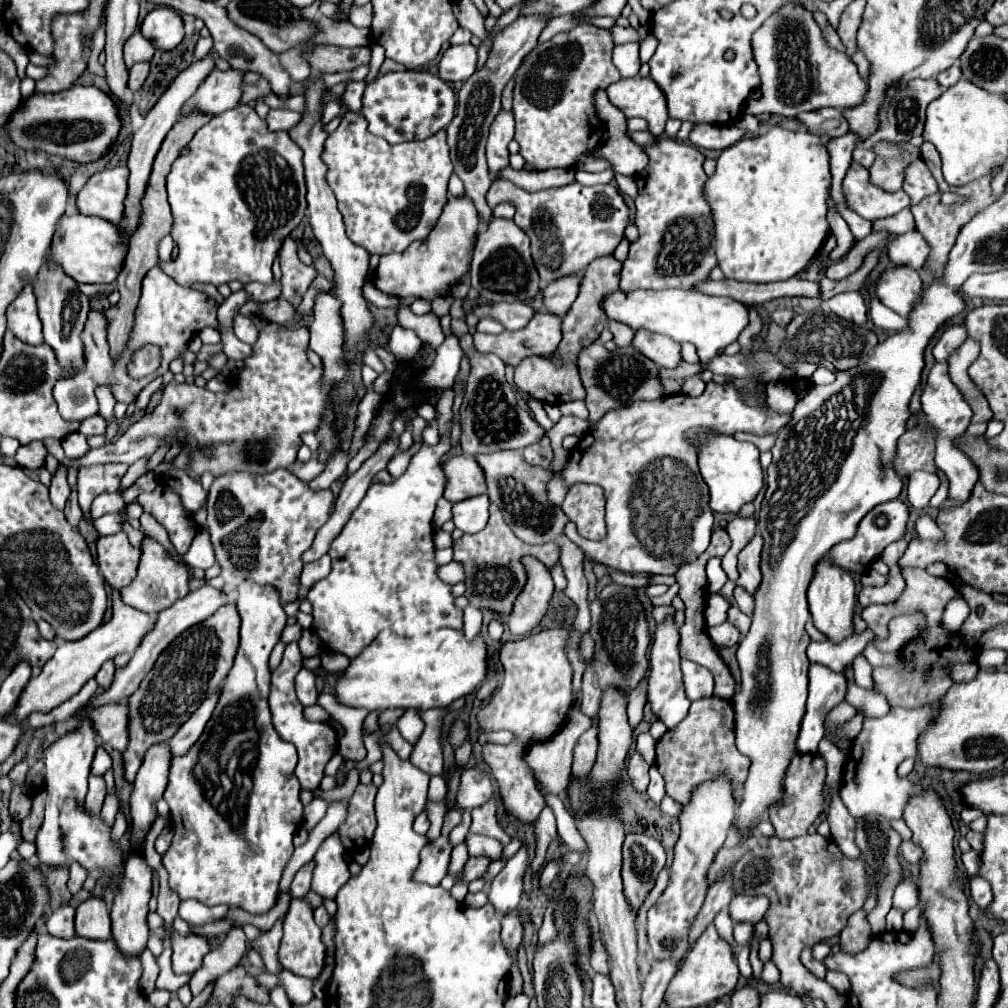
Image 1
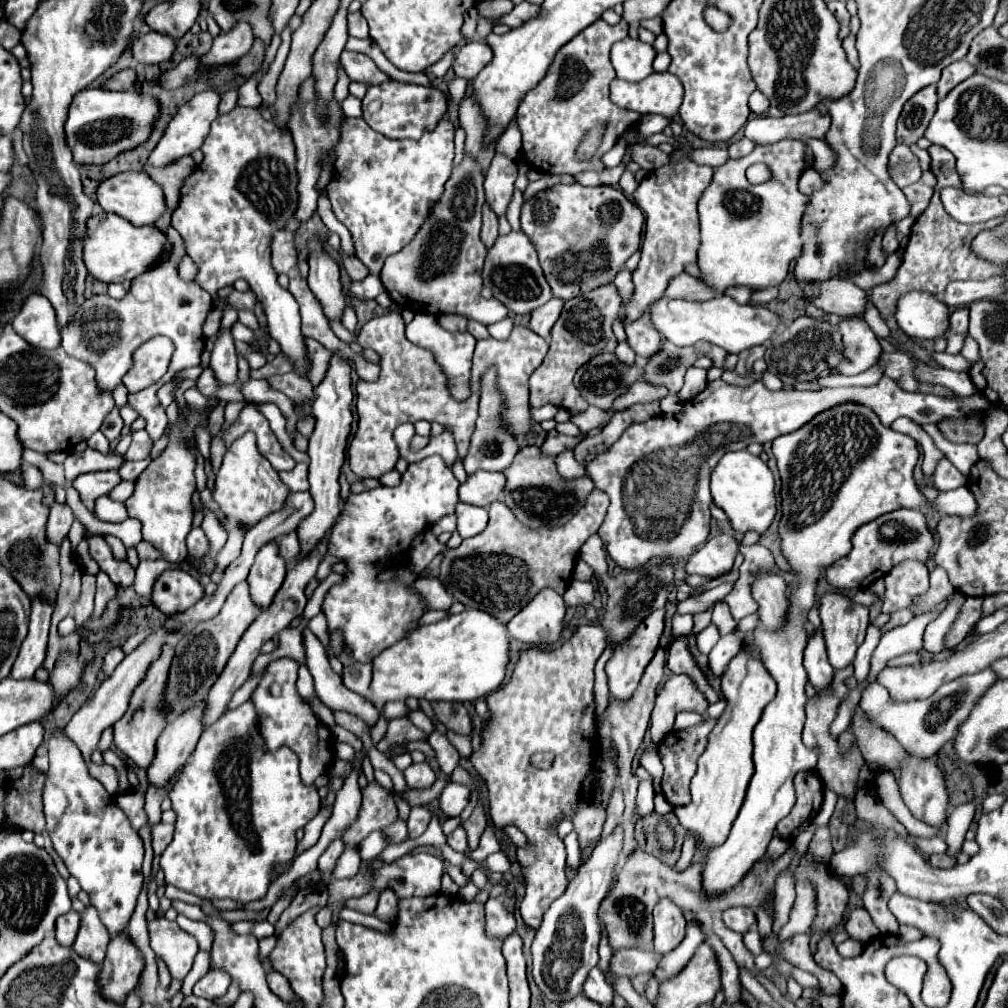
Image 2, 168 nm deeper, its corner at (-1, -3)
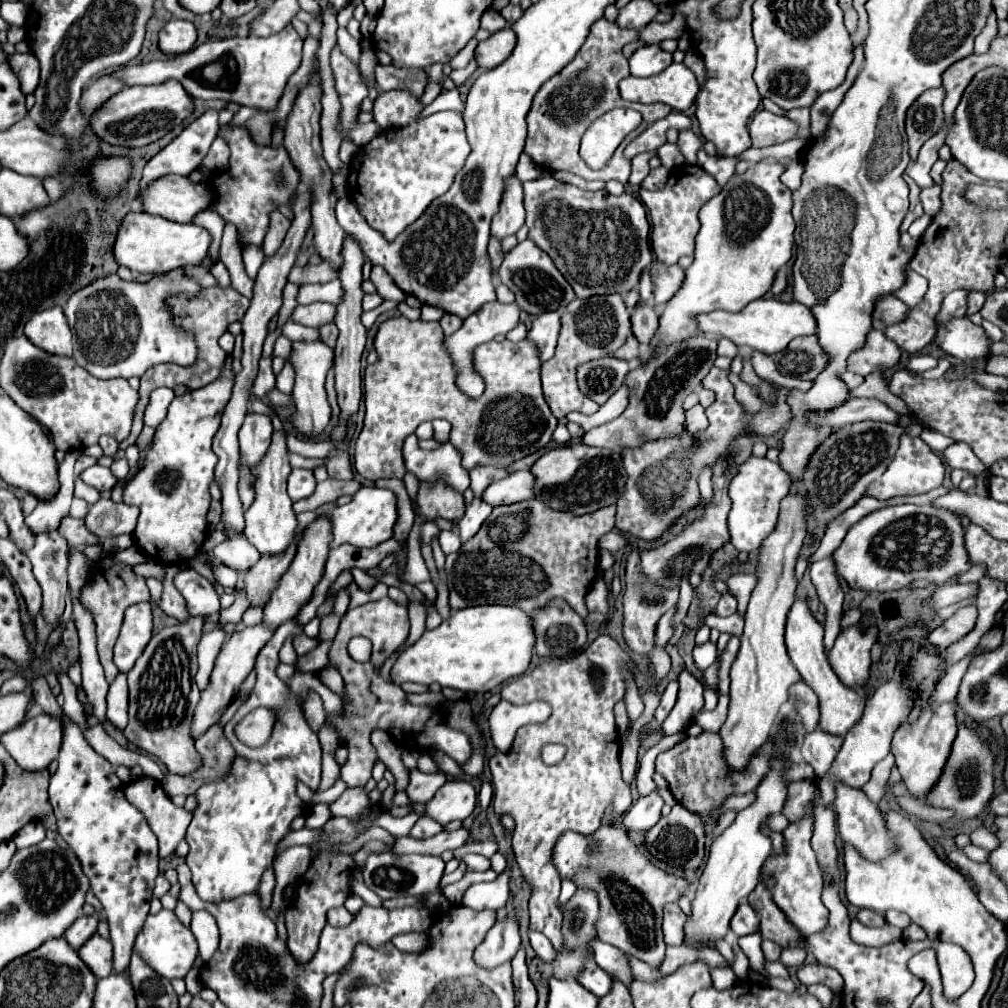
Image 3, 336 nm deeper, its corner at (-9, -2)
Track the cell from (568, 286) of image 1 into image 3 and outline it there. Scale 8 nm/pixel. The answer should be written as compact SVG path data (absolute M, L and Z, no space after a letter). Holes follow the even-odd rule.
M548 311L534 319L528 331L528 339L536 343L542 363L546 363L554 355L558 333L560 333L560 313L558 311Z

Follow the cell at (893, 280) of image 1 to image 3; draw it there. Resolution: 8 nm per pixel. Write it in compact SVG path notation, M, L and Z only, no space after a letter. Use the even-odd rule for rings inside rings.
M968 317L952 319L946 325L936 325L936 343L960 361L988 359L992 345L986 331L980 325L974 325Z

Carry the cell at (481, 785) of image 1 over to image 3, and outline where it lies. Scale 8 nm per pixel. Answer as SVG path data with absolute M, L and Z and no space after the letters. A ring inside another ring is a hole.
M454 779L444 783L438 789L438 795L434 795L430 803L426 803L424 815L438 821L440 825L446 825L454 819L458 821L466 819L474 811L474 803L476 803L474 787L468 781Z

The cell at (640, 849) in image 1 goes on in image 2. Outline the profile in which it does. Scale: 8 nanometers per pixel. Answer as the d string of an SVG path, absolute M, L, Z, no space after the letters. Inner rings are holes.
M658 648L656 656L652 658L652 662L646 666L644 670L644 676L640 680L640 686L636 688L634 696L628 700L628 702L612 702L610 708L606 710L604 714L604 722L602 722L602 728L600 728L600 734L602 736L608 736L614 740L616 748L618 748L618 770L620 770L620 778L618 778L618 784L622 788L622 794L624 794L624 814L622 814L622 820L620 820L620 826L624 828L624 856L630 856L630 852L634 852L634 848L640 848L638 846L638 840L634 836L634 824L636 824L636 788L638 788L638 778L636 774L632 772L632 758L636 754L636 750L640 748L642 740L644 740L644 734L646 734L646 728L648 728L648 722L650 722L650 712L654 708L654 698L656 698L656 688L660 684L660 680L664 678L664 650Z

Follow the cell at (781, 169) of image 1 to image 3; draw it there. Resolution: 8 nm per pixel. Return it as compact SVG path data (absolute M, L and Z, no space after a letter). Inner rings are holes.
M760 161L744 175L732 175L720 195L712 197L700 211L700 231L696 235L694 261L686 269L686 277L678 293L666 303L658 335L648 345L648 351L640 357L640 365L654 357L654 351L662 343L686 339L686 337L662 337L664 333L702 335L694 319L702 313L716 309L740 311L750 301L764 297L772 287L776 271L792 257L794 243L794 219L792 219L792 191L780 183L780 175L786 167L782 163Z

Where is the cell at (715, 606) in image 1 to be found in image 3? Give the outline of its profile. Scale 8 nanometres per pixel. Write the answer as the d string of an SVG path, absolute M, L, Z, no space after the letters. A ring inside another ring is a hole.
M704 643L704 645L698 645L698 647L694 647L694 663L698 665L698 669L706 669L706 667L710 667L712 663L714 663L714 659L716 659L716 645L714 643Z

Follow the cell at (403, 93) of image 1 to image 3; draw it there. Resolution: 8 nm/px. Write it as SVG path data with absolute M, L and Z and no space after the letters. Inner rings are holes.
M386 91L374 101L374 121L382 129L406 127L418 119L422 105L408 91Z

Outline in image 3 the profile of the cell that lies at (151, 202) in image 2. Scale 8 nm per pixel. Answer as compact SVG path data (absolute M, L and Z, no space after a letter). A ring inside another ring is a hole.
M166 175L146 189L142 211L176 223L190 223L196 213L210 207L212 199L212 189L206 183L194 183L190 177Z

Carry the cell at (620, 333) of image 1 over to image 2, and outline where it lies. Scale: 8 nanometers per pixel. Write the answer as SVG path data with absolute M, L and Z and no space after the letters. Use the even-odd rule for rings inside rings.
M680 144L678 152L684 156L678 160L670 160L666 166L656 168L642 180L634 192L636 206L646 212L646 230L642 238L642 258L638 268L632 272L634 292L626 304L622 304L622 322L624 326L642 318L644 310L650 306L650 302L664 296L668 282L682 274L688 264L696 264L698 258L698 244L700 244L700 228L698 228L698 212L696 202L704 188L712 180L712 168L700 166L692 162L686 154L692 148L688 144Z

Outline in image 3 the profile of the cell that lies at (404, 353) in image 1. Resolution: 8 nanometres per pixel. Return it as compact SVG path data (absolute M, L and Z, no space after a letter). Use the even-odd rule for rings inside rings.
M492 301L492 303L482 305L482 307L480 307L478 311L474 311L470 317L466 317L464 323L462 323L462 327L460 327L454 335L450 335L450 337L444 339L444 345L446 345L446 349L450 351L450 357L454 359L454 365L456 365L456 371L458 371L458 377L456 377L458 387L460 387L466 395L478 397L480 391L484 391L484 381L482 381L482 377L480 377L480 375L474 371L474 367L472 367L472 351L474 351L474 347L478 347L478 345L482 345L482 343L486 343L486 341L492 341L496 335L502 335L502 333L506 335L506 333L512 331L518 323L520 323L520 307L518 307L516 303L504 305L504 303L500 303L500 301Z

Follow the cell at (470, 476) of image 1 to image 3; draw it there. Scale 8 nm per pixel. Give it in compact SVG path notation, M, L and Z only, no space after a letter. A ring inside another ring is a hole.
M532 471L510 473L504 479L492 483L482 495L482 499L494 507L526 501L530 497L534 497L534 475L532 475Z

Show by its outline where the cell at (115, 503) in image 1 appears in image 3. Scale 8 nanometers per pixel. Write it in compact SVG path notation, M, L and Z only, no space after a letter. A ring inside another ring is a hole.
M98 499L94 505L90 505L84 523L86 527L90 527L90 531L94 531L94 535L106 539L132 533L136 527L136 519L138 519L136 507L130 507L126 503L114 503L112 499Z

